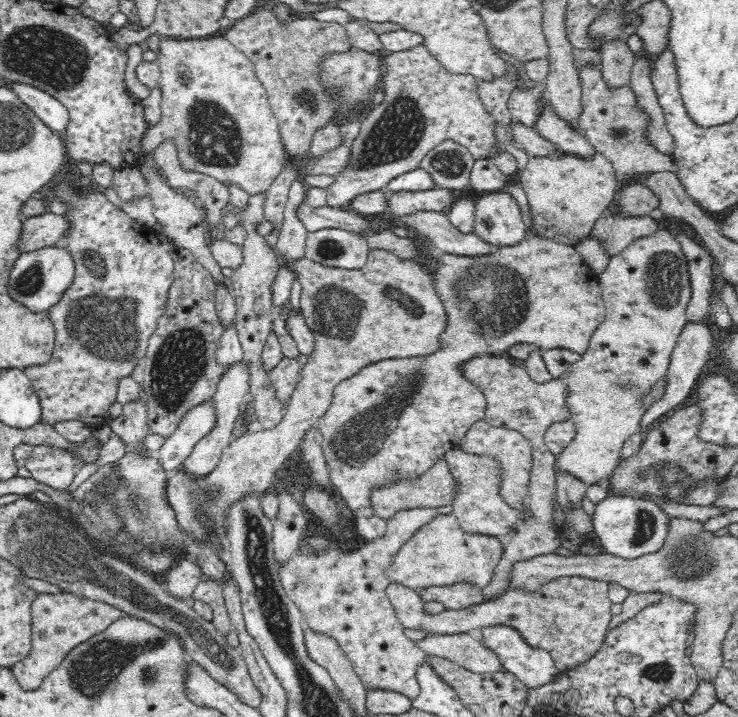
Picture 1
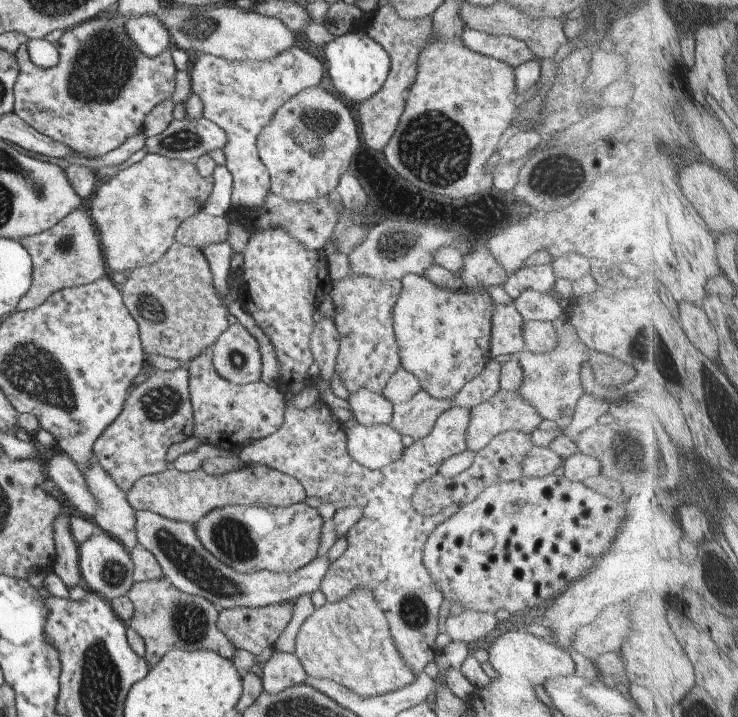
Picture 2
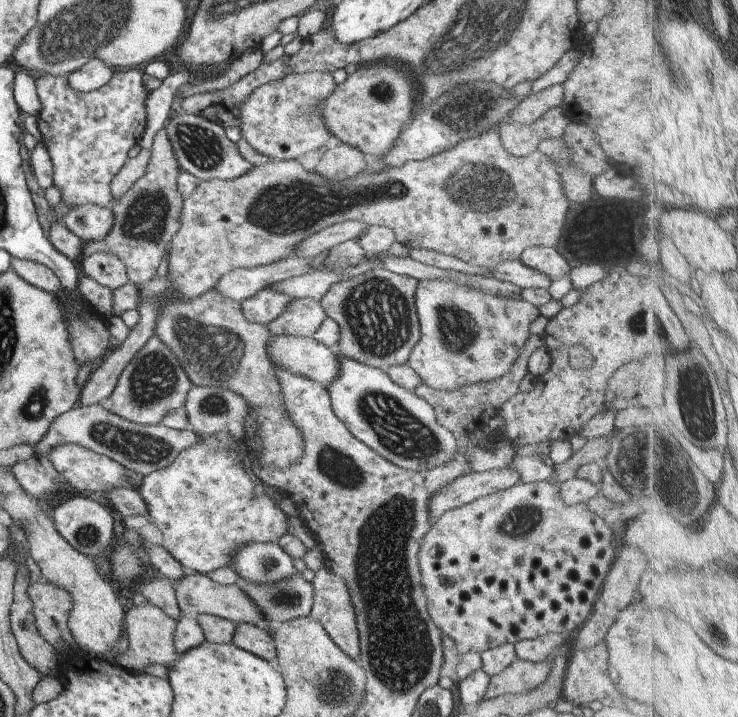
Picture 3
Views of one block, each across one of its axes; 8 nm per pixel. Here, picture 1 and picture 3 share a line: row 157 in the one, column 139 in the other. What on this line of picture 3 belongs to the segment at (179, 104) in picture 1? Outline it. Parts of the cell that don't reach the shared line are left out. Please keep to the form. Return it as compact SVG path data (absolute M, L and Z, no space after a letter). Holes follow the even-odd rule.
M155 134L153 146L149 149L149 160L140 180L135 180L121 198L109 205L114 216L109 232L103 240L82 243L82 255L89 256L93 252L115 254L123 262L128 280L137 288L153 279L172 236L180 227L185 197L177 190L179 169L168 138L165 138L165 134Z

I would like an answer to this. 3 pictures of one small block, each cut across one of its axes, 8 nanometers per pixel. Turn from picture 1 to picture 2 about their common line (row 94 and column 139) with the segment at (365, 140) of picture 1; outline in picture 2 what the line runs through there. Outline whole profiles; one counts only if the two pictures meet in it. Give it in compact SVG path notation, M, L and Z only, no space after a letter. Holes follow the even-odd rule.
M180 364L170 371L153 370L143 382L131 386L119 414L93 441L92 454L98 465L125 493L138 478L163 472L171 466L163 460L167 448L185 440L191 433L188 370Z

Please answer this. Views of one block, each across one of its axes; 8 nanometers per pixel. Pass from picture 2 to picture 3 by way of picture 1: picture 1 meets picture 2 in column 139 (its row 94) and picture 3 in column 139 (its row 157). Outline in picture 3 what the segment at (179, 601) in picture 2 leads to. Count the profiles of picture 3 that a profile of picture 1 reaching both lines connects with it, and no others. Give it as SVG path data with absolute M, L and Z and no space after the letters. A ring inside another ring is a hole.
M149 602L143 604L143 606L132 605L123 615L123 634L127 637L128 648L125 648L125 651L118 656L115 664L119 665L119 668L134 672L145 670L149 664L169 668L172 664L175 664L178 657L172 639L175 625L175 619L167 616L162 610Z

